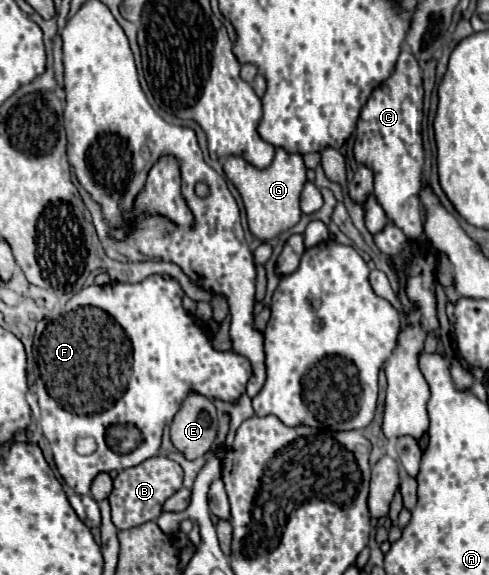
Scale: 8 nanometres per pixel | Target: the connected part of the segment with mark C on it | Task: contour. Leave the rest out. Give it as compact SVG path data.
M402 50L394 74L374 88L366 106L360 112L356 126L354 158L356 162L372 168L374 172L374 194L386 216L410 238L422 236L422 212L418 192L422 188L422 70L416 58Z

